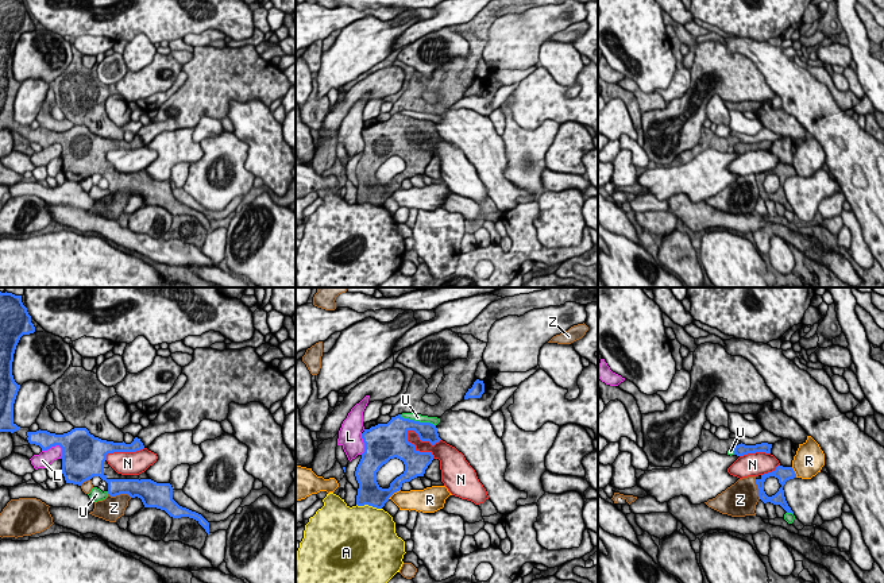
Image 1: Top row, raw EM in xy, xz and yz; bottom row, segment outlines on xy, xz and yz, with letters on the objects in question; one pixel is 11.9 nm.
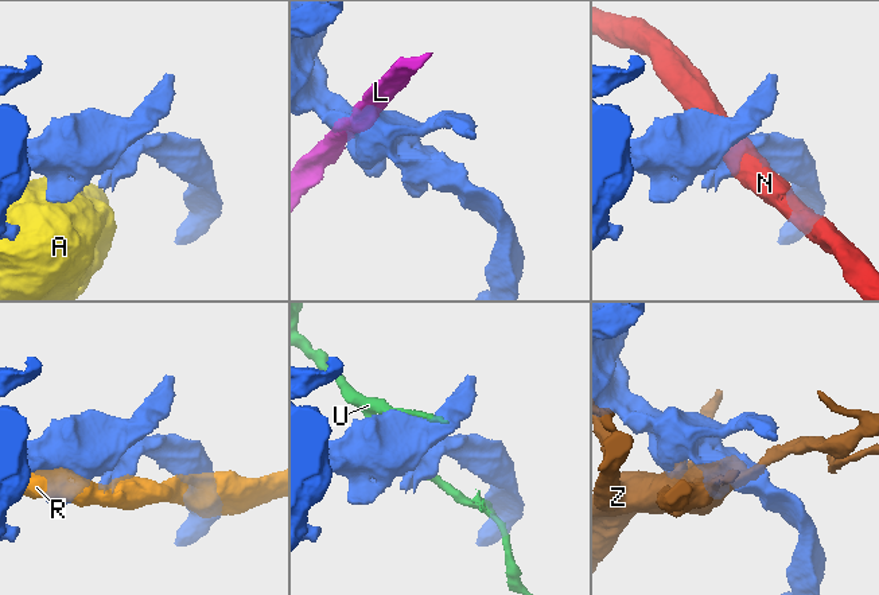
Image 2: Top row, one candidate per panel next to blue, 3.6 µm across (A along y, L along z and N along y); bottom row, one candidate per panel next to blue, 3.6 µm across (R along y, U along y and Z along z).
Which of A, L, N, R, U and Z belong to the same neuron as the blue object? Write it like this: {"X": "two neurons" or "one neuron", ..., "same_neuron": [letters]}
{"A": "two neurons", "L": "one neuron", "N": "two neurons", "R": "two neurons", "U": "two neurons", "Z": "two neurons", "same_neuron": ["L"]}

